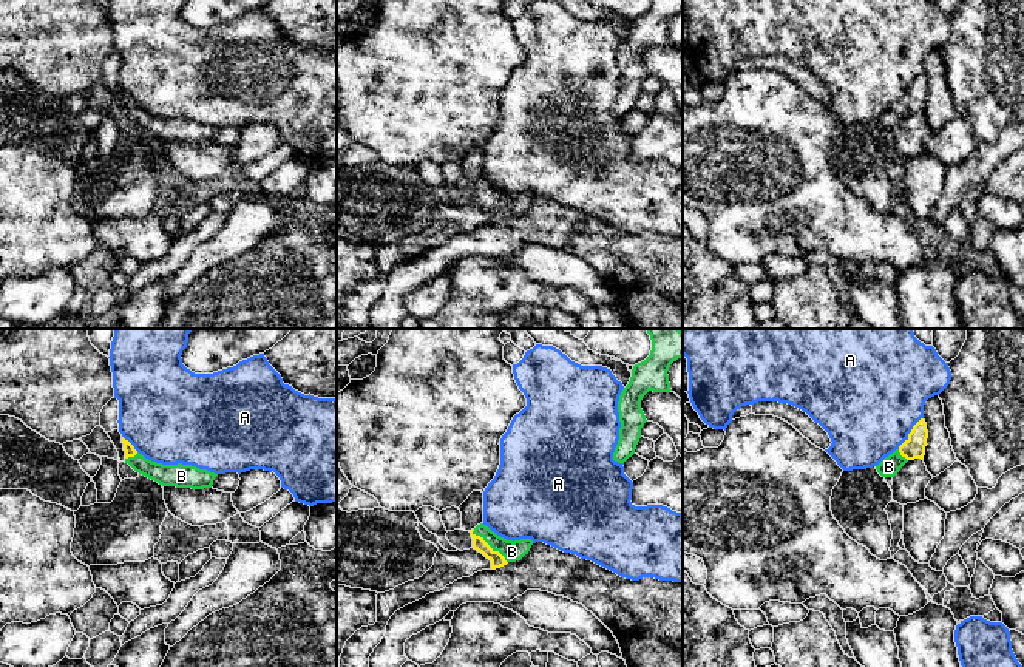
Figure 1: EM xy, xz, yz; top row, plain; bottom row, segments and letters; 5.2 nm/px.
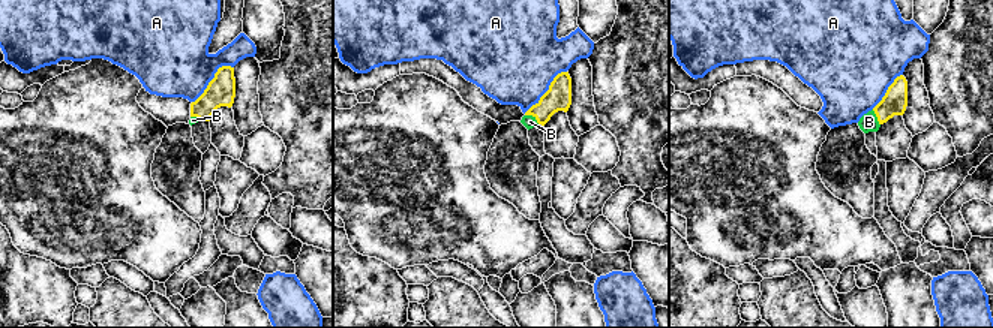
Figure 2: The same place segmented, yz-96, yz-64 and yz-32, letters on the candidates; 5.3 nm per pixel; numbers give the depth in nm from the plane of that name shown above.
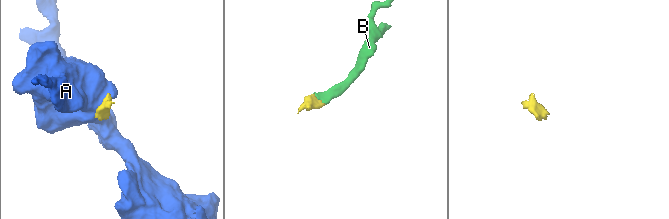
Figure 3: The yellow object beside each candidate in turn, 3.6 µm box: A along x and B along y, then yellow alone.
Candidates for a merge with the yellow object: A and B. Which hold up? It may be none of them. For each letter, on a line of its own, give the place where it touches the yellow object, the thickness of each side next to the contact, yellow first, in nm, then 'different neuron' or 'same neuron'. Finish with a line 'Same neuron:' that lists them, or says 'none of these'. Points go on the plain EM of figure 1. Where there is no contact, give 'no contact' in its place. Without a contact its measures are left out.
A: meets yellow in yz at (910, 87); 110 nm thick on the yellow side, 500 nm on the other; different neuron
B: meets yellow in xz at (488, 199); 70 nm thick on the yellow side, 100 nm on the other; same neuron
Same neuron: B

